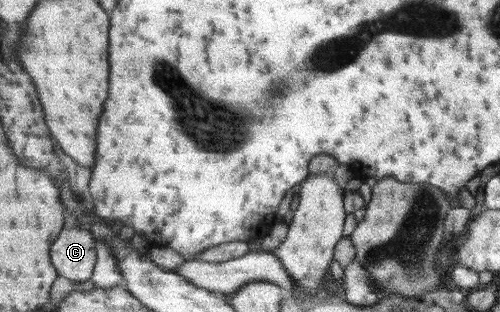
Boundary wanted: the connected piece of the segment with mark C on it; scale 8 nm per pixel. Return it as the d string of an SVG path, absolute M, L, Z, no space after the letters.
M66 228L53 244L52 260L60 276L75 282L88 281L97 263L97 241L90 230Z

